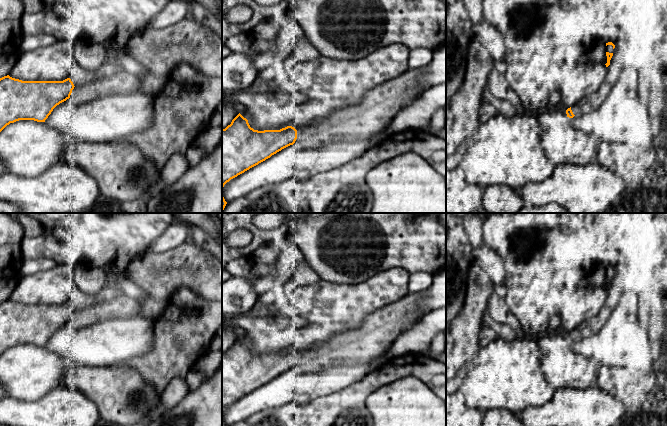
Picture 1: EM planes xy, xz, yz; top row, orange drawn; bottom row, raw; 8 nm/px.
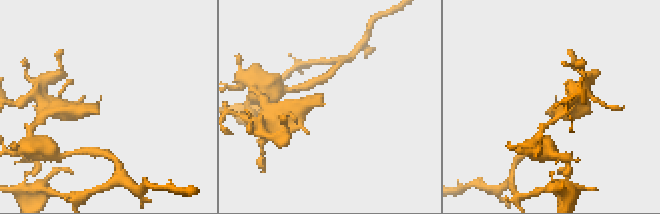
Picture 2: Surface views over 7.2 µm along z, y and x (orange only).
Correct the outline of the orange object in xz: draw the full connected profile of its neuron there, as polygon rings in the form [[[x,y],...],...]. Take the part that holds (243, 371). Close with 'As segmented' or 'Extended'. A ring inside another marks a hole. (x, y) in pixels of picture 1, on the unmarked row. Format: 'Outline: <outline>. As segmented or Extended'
Outline: [[[420,292],[409,293],[399,301],[368,315],[360,327],[333,336],[327,343],[315,345],[298,354],[292,350],[280,354],[254,354],[239,337],[230,349],[222,353],[222,413],[231,403],[290,369],[297,373],[321,372],[334,364],[364,364],[384,355],[398,337],[422,320],[425,315],[420,312],[422,298]]]. Extended

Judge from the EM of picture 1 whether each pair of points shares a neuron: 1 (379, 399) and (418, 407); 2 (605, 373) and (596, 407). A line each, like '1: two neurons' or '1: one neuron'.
1: one neuron
2: two neurons

